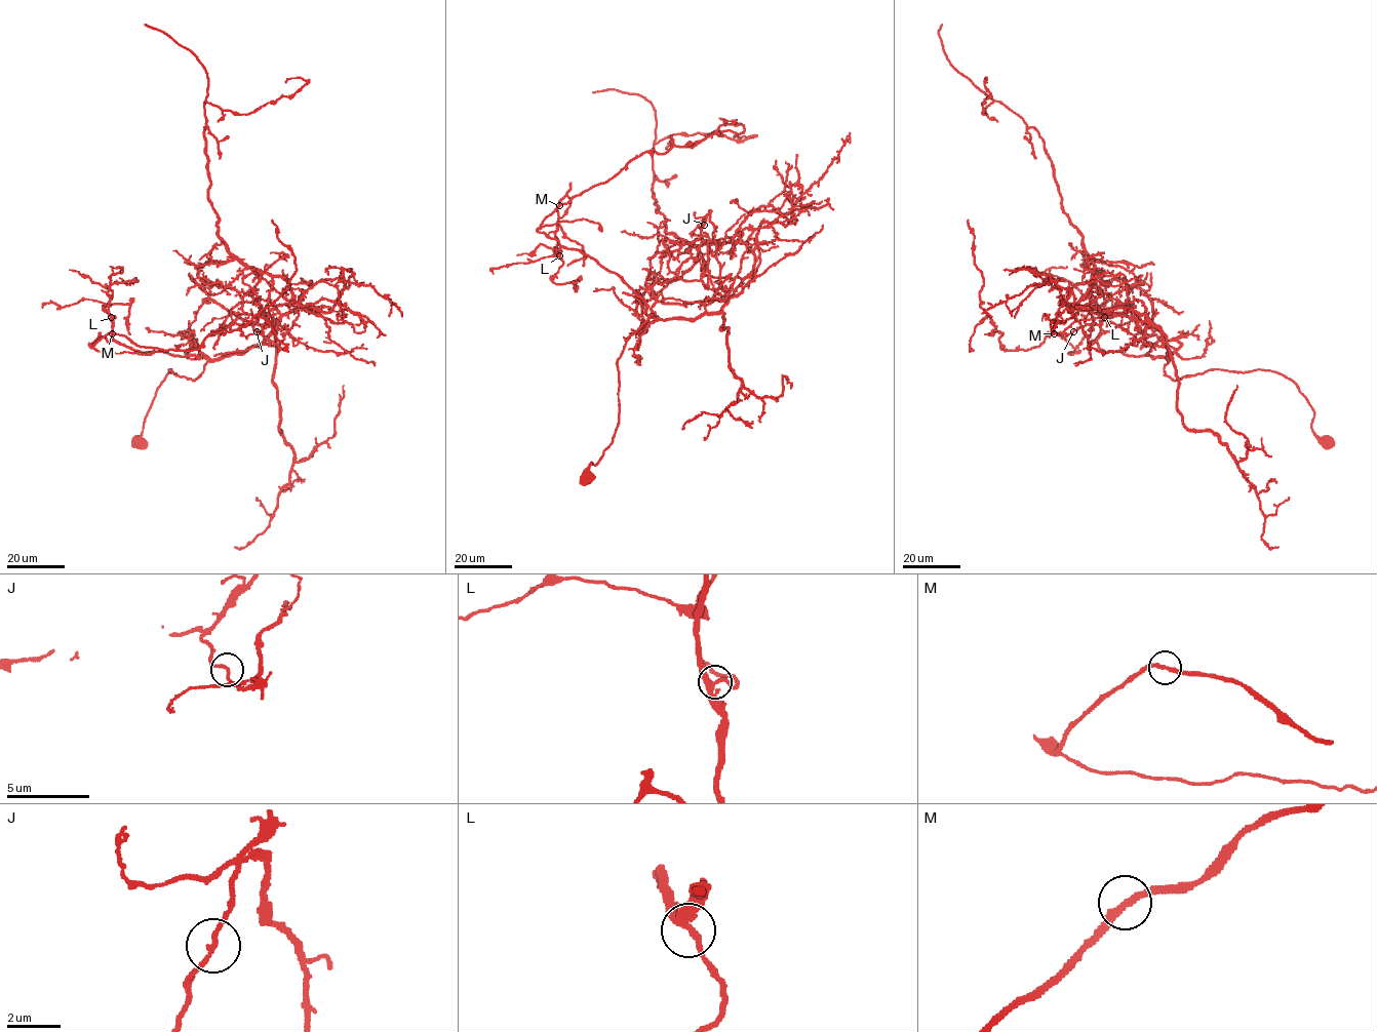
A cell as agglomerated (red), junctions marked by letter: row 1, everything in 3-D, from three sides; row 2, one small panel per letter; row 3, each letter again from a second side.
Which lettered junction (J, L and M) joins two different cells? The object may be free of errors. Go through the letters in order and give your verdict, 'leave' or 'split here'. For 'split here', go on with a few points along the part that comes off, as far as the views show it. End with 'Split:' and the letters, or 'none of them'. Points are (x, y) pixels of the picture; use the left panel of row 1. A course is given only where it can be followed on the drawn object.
J: split here | (256, 330), (272, 278), (239, 263), (219, 235), (203, 105), (248, 114), (306, 83), (286, 82)
L: leave
M: leave
Split: J

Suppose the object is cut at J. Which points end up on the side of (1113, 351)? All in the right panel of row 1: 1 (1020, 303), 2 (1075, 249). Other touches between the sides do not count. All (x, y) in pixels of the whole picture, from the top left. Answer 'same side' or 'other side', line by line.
1: other side
2: same side

